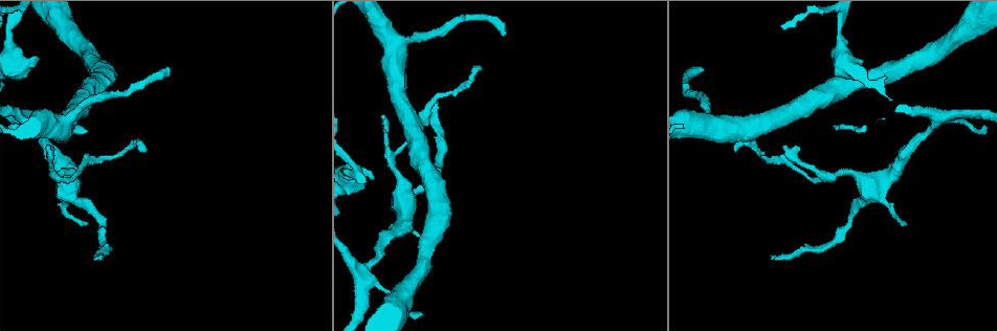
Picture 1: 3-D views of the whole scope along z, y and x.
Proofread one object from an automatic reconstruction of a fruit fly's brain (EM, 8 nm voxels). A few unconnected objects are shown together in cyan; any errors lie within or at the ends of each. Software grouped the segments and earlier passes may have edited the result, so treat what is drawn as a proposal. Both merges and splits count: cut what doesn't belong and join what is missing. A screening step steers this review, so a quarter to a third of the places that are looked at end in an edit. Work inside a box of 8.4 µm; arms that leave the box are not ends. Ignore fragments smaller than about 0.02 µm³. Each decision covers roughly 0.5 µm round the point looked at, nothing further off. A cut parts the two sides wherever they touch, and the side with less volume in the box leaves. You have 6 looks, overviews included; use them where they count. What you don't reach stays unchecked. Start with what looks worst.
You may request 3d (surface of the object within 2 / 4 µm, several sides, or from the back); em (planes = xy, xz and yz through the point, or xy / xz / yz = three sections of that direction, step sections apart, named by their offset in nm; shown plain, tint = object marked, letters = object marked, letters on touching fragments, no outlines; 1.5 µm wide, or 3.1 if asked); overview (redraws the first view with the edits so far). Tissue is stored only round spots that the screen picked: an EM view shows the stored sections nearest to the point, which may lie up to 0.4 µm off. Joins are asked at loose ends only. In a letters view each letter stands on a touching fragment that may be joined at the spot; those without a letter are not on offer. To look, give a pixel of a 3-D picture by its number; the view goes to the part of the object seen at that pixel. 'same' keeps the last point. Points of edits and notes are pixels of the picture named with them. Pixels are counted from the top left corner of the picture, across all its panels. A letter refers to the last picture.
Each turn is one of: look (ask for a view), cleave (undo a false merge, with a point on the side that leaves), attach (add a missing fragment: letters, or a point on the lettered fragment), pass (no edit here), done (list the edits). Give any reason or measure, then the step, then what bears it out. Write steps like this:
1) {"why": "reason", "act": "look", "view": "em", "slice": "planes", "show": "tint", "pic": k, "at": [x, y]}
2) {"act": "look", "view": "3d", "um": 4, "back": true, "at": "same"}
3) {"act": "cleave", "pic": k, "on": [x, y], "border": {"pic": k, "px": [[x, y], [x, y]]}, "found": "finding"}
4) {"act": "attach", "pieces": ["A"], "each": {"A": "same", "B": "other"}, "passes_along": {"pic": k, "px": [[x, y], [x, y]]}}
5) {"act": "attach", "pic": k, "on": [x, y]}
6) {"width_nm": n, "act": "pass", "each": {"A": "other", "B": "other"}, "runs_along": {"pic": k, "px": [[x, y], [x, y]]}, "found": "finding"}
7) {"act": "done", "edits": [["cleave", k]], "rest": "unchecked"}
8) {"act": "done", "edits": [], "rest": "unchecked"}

{"why": "end of a long branch", "act": "look", "view": "em", "slice": "planes", "show": "letters", "pic": 1, "at": [700, 68]}

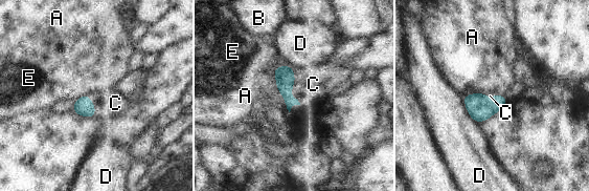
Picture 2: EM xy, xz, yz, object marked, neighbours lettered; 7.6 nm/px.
{"longest_contact_nm": ["A", 380], "act": "attach", "pieces": ["C"], "each": {"A": "other", "B": "other", "C": "same", "D": "other", "E": "other"}, "passes_along": {"pic": 2, "px": [[285, 77], [291, 90], [313, 84]]}, "found": "the cell continues"}

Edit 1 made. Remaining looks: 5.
{"why": "thin neck", "act": "look", "view": "em", "slice": "planes", "show": "letters", "pic": 1, "at": [363, 268]}

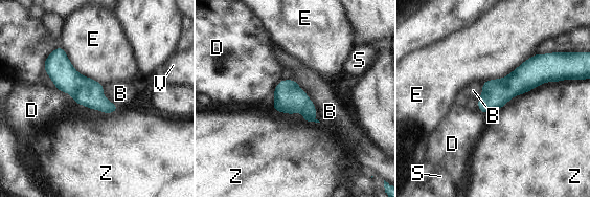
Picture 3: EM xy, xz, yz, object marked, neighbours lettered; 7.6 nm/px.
{"width_nm": 220, "act": "pass", "each": {"B": "other", "D": "other", "E": "other", "S": "other", "V": "other", "Z": "other"}, "runs_along": {"pic": 3, "px": [[59, 49], [59, 64], [114, 109]]}, "found": "all the same cell"}

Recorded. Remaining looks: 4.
{"act": "done", "edits": [["attach", 2]], "rest": "unchecked"}

